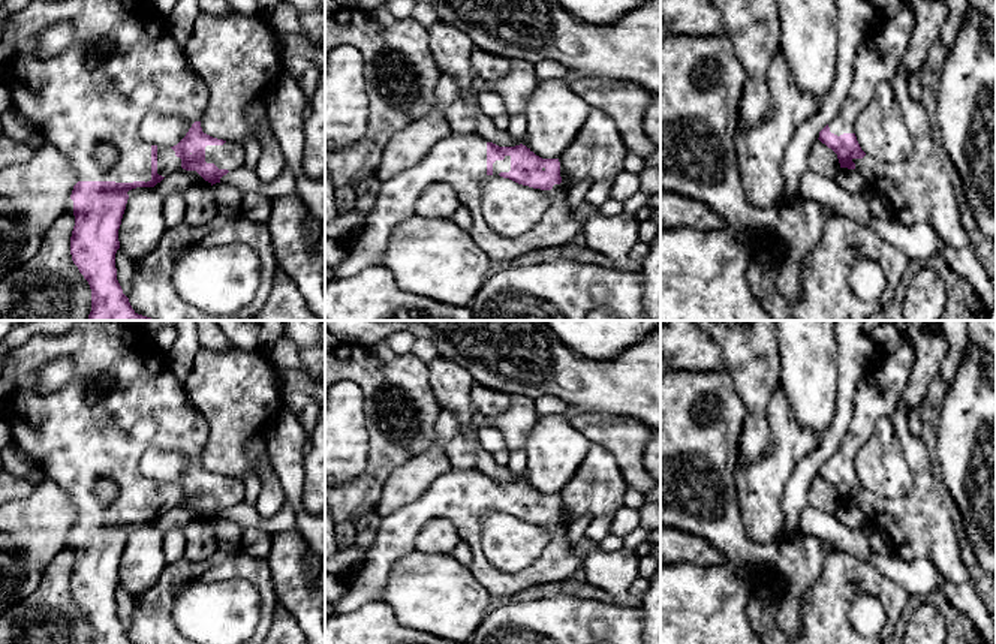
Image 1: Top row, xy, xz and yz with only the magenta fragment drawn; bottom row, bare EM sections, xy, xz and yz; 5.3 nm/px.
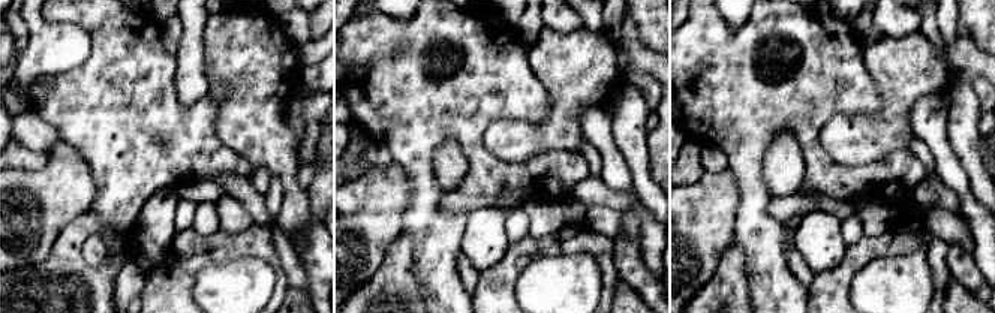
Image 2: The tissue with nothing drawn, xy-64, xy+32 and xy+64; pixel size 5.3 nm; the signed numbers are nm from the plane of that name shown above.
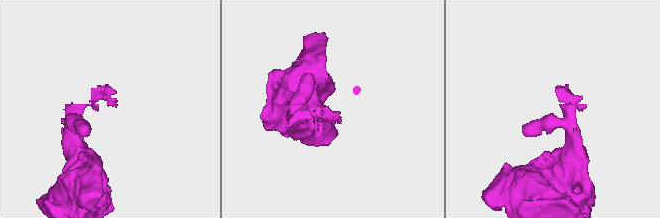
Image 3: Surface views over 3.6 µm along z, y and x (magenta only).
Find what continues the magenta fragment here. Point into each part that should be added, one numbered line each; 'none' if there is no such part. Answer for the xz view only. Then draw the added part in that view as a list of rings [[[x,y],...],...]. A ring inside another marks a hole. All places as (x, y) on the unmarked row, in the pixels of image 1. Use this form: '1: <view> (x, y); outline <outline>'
1: xz (503, 500); outline [[[505,491],[503,496],[496,496],[493,499],[493,511],[499,511],[500,508],[509,508],[511,506],[511,491]]]

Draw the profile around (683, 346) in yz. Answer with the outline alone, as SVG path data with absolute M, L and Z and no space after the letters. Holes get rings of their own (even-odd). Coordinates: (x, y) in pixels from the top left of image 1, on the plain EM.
M661 321L661 356L668 370L725 370L719 344L692 321Z

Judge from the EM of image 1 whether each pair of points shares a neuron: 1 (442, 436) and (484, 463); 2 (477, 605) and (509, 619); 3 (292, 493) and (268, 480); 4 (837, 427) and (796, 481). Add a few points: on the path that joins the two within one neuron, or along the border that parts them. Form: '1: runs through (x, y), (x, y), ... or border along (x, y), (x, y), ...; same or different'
1: border along (441, 409), (448, 409), (456, 417), (459, 433); different
2: border along (489, 613), (477, 628); different
3: border along (273, 472), (286, 499); different
4: runs through (830, 441), (808, 468); same

